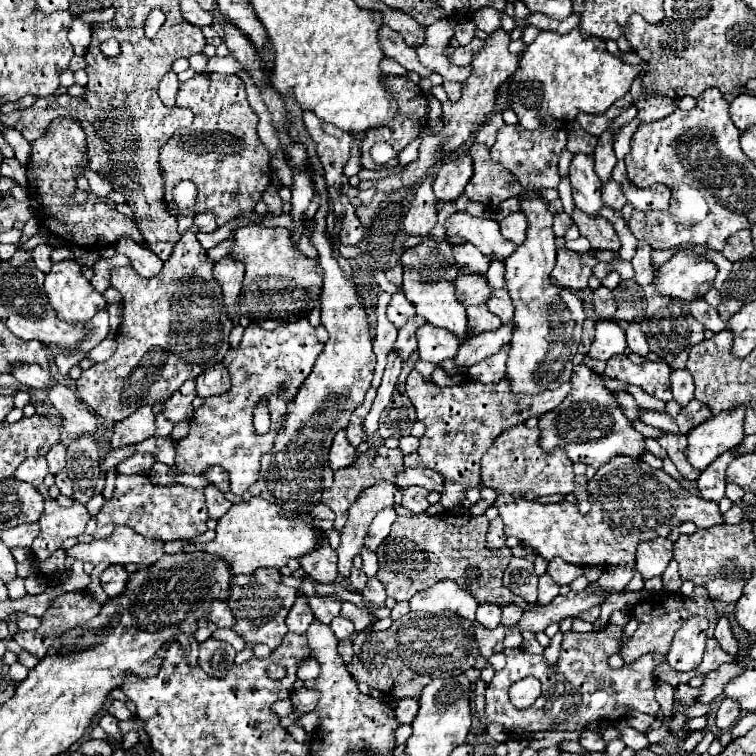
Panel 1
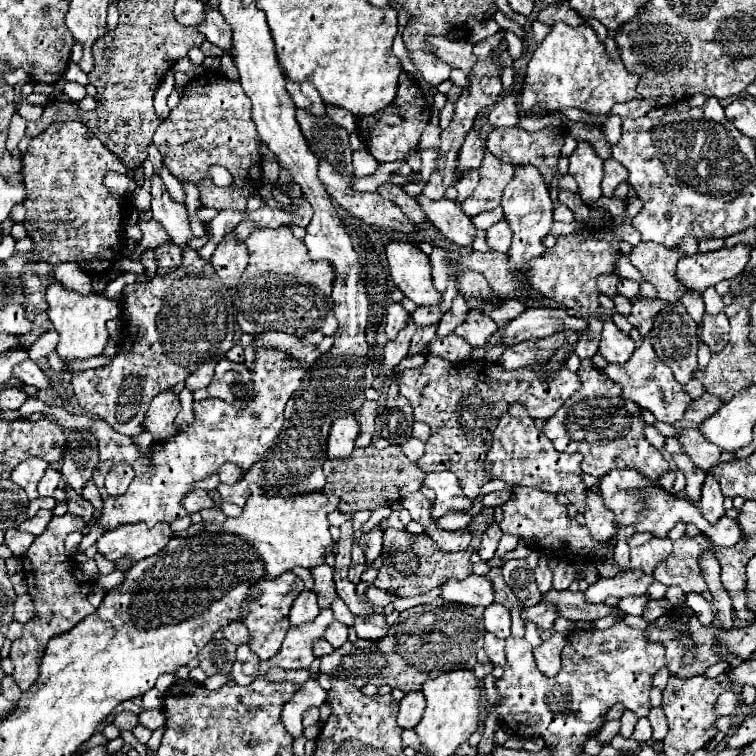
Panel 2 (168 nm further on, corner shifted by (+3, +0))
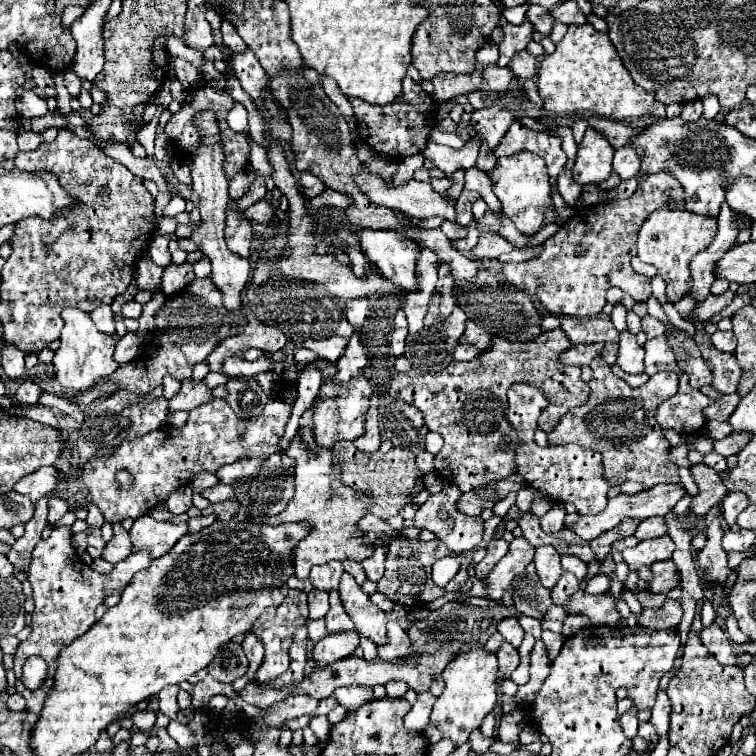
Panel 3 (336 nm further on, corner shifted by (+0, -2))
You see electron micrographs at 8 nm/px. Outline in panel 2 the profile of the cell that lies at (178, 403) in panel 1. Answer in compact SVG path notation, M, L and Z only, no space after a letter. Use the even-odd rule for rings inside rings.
M216 356L216 358L212 358L207 363L202 364L195 372L188 376L188 380L186 380L186 388L188 390L198 390L198 388L206 388L210 382L212 382L212 378L214 376L214 366L220 362L220 358L222 356Z

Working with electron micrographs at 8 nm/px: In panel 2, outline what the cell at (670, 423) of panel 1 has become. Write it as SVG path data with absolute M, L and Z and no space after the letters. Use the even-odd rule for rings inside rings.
M684 430L678 440L682 442L686 454L692 458L696 466L700 466L704 472L712 468L712 464L734 460L734 456L726 450L720 450L716 444L706 442L706 438L698 430Z

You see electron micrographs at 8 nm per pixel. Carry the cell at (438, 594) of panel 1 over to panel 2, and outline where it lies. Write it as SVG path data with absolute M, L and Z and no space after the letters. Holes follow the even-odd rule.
M468 576L462 582L448 580L442 586L442 596L448 602L458 602L466 606L490 606L494 602L494 588L486 576Z

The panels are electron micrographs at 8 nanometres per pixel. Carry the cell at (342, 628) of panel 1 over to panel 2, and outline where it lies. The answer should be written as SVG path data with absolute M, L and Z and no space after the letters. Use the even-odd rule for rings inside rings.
M334 620L326 632L324 632L324 638L334 646L334 648L340 648L346 640L348 640L348 628L344 624L340 624L338 620Z

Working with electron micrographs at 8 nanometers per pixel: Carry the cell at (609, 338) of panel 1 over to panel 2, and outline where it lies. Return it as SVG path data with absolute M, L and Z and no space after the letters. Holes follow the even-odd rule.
M604 320L604 332L602 332L602 340L600 340L600 354L608 362L624 364L624 362L630 360L634 350L636 350L634 340L628 334L624 334L612 320Z

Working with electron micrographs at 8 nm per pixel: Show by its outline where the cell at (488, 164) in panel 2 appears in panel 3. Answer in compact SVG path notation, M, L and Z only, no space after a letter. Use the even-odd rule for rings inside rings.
M455 202L457 222L459 222L461 226L469 226L469 222L473 220L473 216L471 216L471 204L473 204L473 202Z

